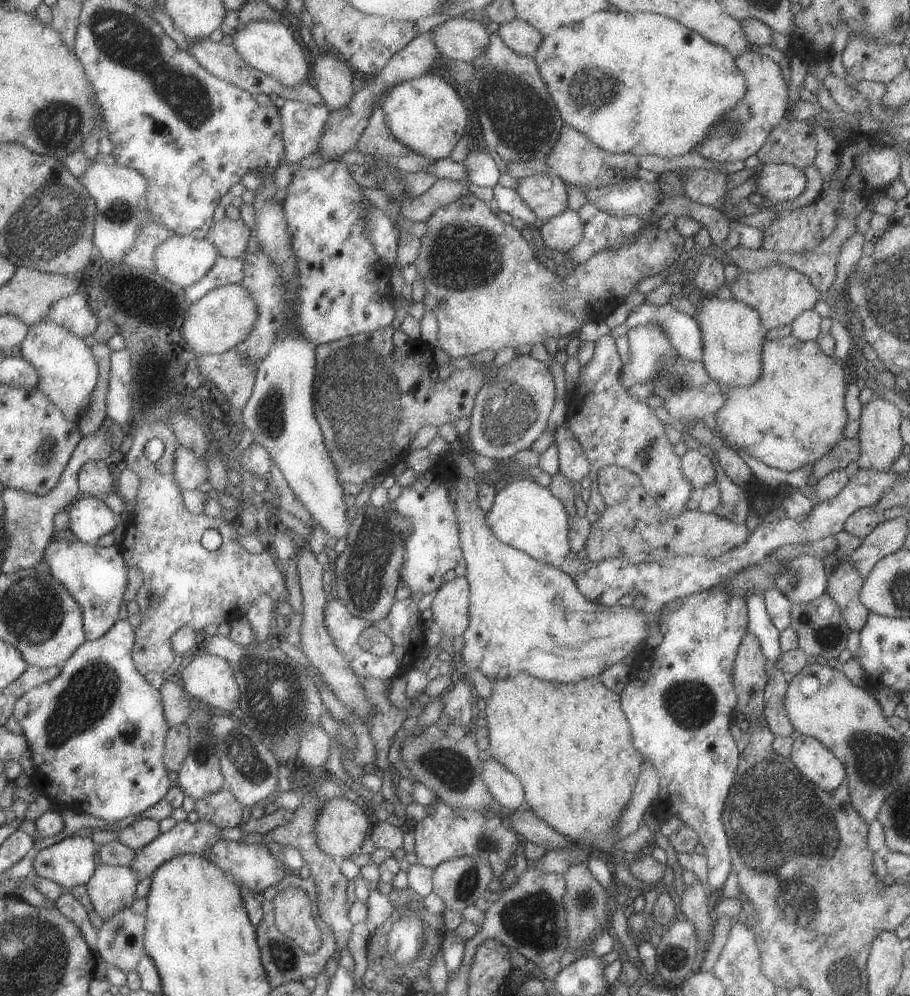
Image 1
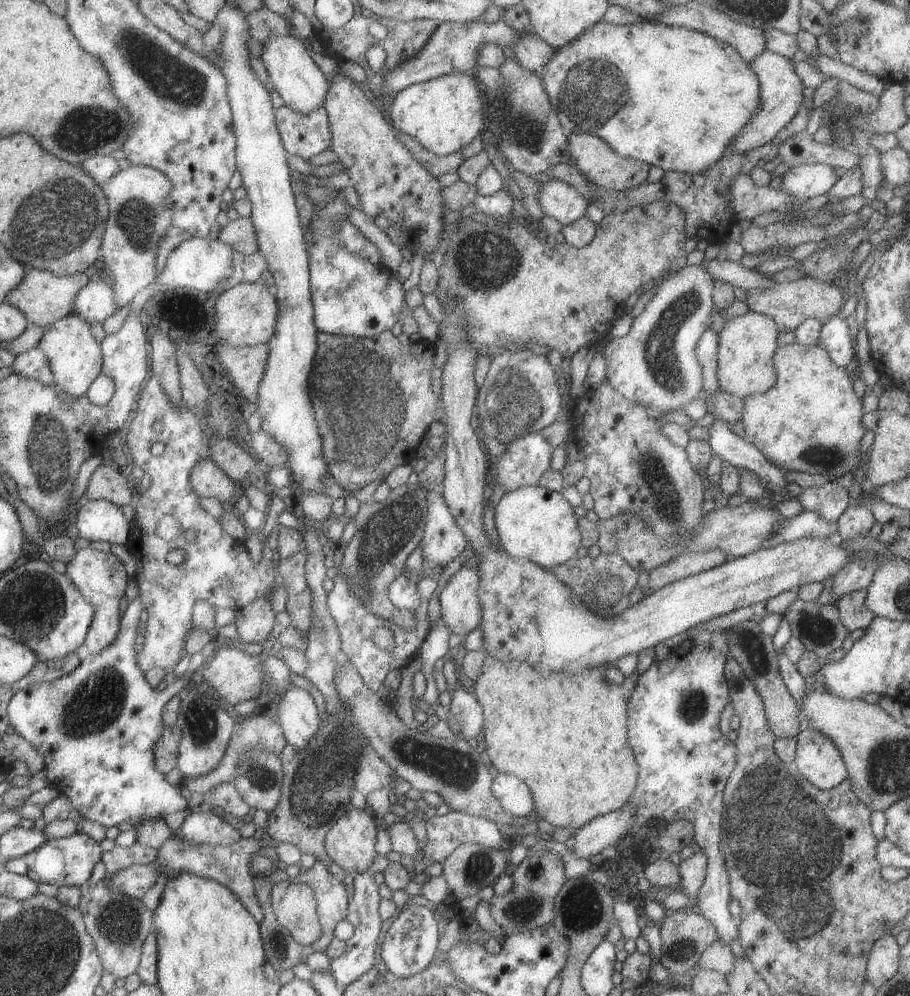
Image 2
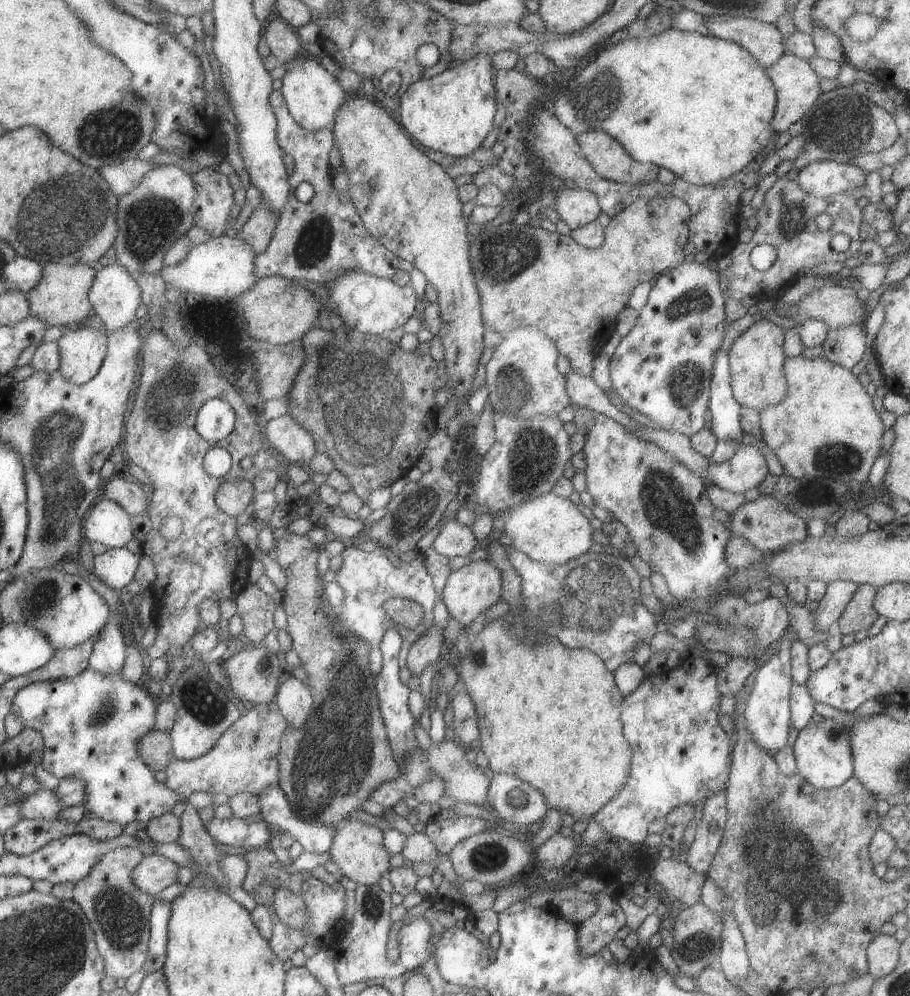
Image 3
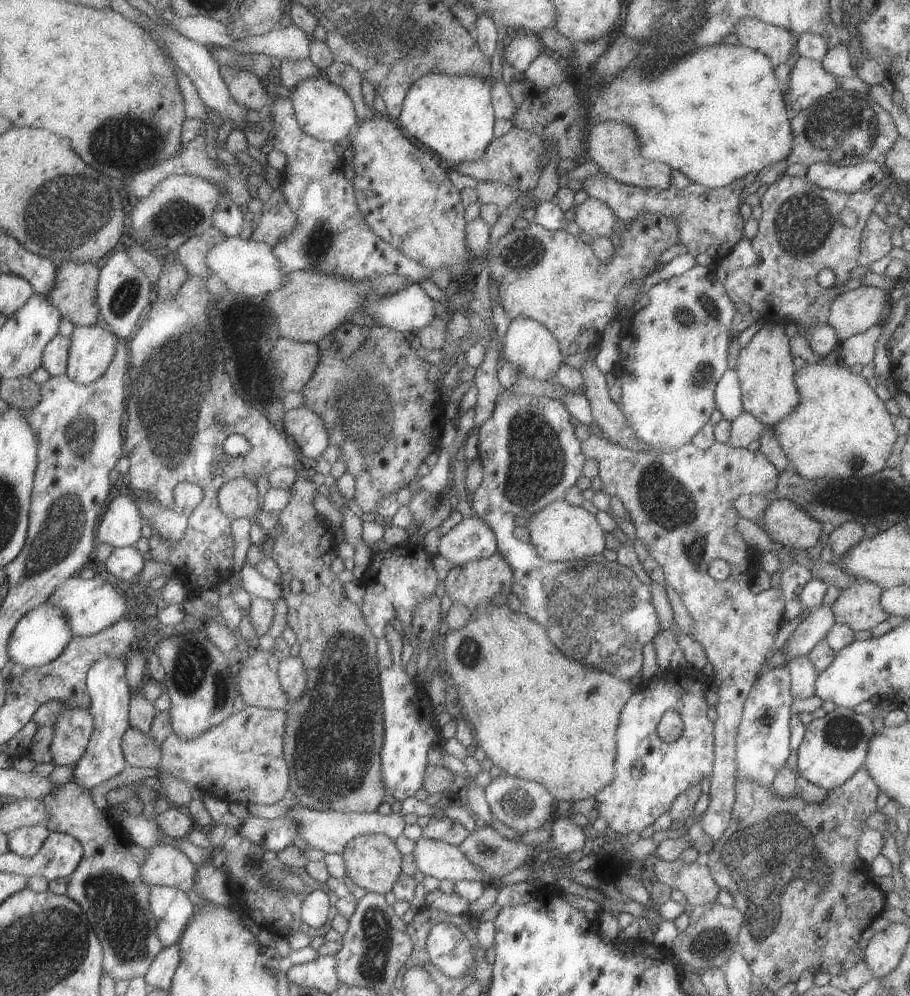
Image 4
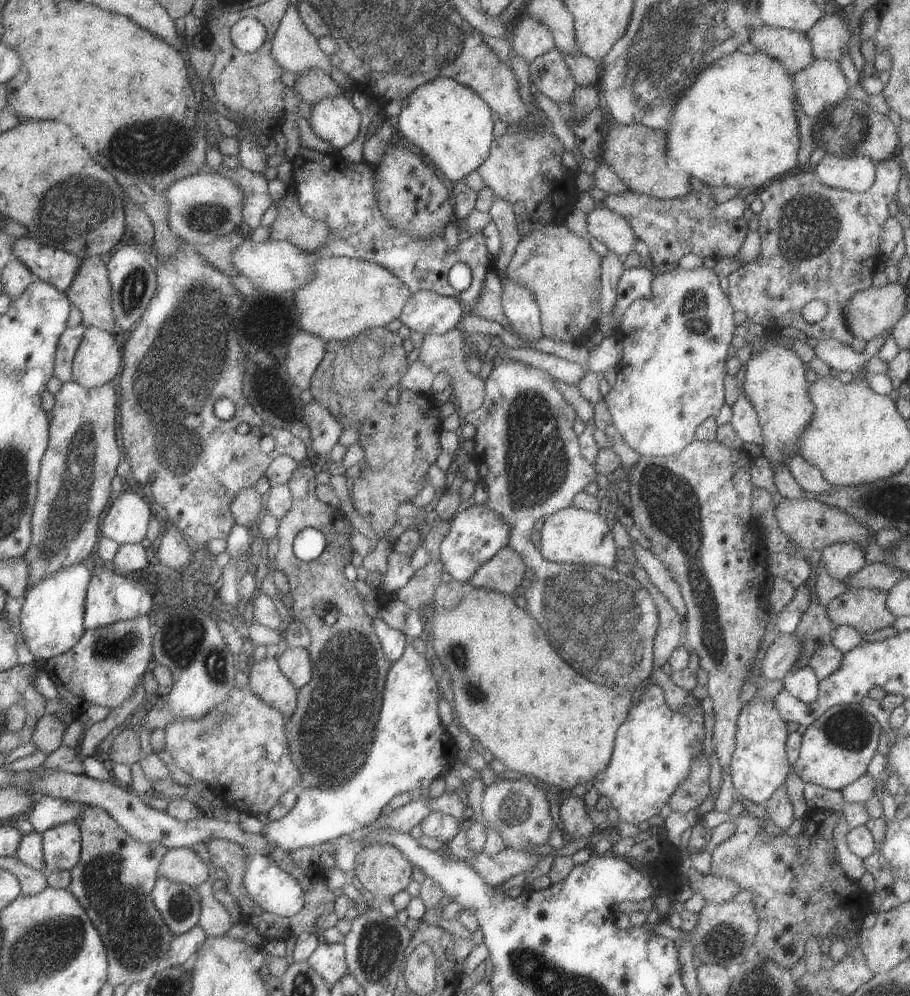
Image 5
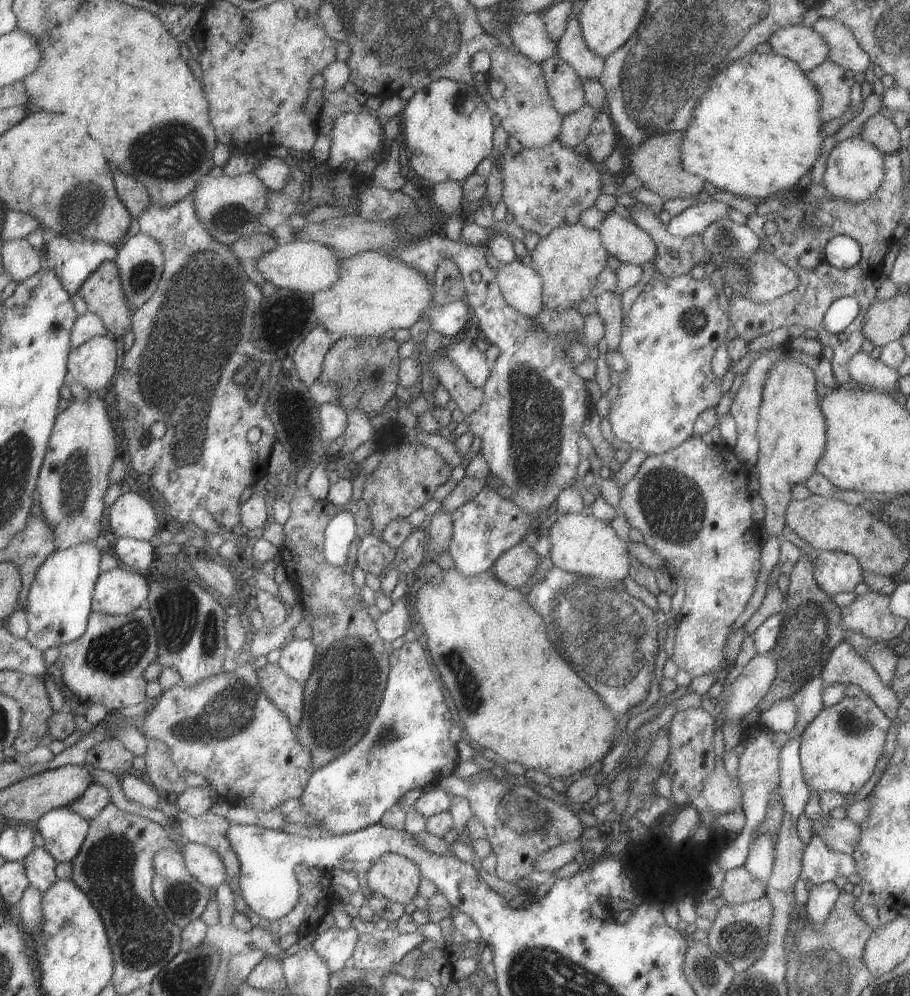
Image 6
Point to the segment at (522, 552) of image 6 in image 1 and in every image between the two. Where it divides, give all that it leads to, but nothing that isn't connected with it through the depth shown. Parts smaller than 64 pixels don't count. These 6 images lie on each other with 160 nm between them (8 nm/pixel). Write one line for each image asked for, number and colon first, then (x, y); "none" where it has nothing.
1: (449, 606)
2: (460, 611)
3: (474, 588)
4: (477, 581)
5: (503, 572)

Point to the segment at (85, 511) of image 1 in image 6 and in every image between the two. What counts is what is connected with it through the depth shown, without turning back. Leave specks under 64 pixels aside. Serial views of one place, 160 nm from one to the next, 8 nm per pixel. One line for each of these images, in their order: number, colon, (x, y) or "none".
2: (101, 520)
3: (109, 524)
4: (121, 526)
5: (127, 521)
6: (131, 515)

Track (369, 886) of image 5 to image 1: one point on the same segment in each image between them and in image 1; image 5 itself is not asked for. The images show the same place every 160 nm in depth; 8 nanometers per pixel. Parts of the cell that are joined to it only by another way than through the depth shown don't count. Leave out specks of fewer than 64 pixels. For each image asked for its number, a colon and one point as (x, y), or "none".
1: (340, 827)
2: (349, 844)
3: (357, 849)
4: (372, 861)

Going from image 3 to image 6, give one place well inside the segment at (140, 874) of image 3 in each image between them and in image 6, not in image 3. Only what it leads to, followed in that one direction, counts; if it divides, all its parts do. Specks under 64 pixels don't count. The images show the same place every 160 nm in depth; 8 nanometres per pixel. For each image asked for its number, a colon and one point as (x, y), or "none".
4: (167, 866)
5: (182, 864)
6: (207, 864)

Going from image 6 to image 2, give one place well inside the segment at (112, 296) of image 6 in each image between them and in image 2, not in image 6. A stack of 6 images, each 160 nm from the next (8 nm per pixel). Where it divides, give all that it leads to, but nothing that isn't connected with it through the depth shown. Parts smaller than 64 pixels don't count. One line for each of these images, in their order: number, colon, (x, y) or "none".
2: (46, 297)
3: (63, 297)
4: (76, 293)
5: (92, 292)

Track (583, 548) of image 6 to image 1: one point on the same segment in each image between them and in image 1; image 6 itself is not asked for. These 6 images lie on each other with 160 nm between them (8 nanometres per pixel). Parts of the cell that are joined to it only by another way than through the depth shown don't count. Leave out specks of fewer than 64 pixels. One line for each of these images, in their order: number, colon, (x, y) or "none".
1: (523, 515)
2: (531, 522)
3: (549, 529)
4: (560, 532)
5: (570, 536)

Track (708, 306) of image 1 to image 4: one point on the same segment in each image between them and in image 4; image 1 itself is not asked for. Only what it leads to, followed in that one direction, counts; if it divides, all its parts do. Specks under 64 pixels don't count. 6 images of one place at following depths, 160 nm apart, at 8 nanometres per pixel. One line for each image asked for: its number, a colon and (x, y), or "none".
2: (745, 345)
3: (755, 358)
4: (765, 371)

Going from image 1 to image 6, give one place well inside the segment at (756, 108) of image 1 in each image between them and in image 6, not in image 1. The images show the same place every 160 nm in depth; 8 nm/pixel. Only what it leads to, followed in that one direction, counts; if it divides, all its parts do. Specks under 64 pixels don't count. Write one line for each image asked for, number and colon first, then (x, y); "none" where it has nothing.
2: (781, 91)
3: (796, 86)
4: (808, 81)
5: (820, 85)
6: (833, 82)

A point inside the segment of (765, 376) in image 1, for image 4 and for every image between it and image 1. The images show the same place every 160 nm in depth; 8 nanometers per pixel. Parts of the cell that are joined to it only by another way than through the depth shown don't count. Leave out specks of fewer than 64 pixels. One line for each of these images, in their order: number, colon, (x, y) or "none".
2: (809, 421)
3: (825, 427)
4: (840, 429)

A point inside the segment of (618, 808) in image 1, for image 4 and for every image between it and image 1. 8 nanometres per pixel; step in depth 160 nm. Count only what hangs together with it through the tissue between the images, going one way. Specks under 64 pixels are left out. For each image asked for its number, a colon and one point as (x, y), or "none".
2: (533, 726)
3: (539, 707)
4: (539, 716)

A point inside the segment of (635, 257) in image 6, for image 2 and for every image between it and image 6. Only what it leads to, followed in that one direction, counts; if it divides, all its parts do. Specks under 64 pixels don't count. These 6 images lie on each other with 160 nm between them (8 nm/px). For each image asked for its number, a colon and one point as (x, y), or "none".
2: (562, 202)
3: (576, 207)
4: (593, 218)
5: (605, 226)

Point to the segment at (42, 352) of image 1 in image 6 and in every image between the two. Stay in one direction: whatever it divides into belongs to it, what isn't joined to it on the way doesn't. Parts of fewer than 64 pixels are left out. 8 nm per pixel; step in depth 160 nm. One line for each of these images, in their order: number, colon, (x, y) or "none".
2: (77, 359)
3: (83, 350)
4: (94, 348)
5: (99, 359)
6: (94, 364)

